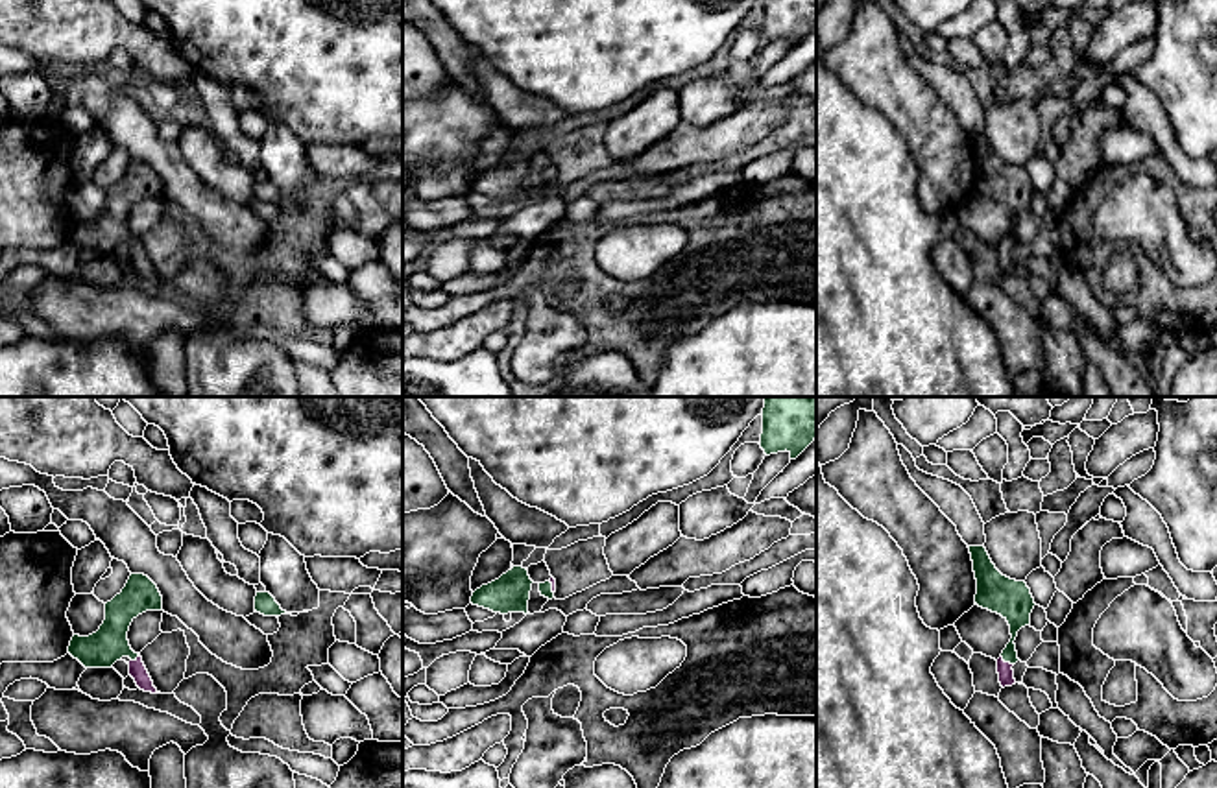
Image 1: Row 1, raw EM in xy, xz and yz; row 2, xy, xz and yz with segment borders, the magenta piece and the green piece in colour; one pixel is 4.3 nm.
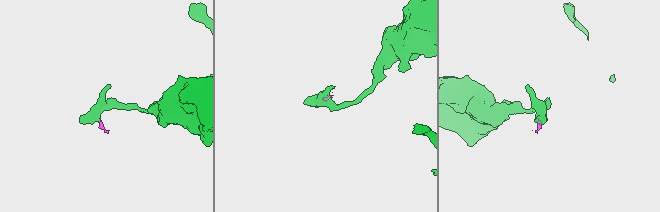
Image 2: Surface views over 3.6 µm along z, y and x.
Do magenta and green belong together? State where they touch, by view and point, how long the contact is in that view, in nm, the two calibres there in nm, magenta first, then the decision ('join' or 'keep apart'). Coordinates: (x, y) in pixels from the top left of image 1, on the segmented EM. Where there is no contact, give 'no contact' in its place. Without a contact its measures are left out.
contact yz (1007, 663); length 70 nm; calibres 70 and 140 nm; join

